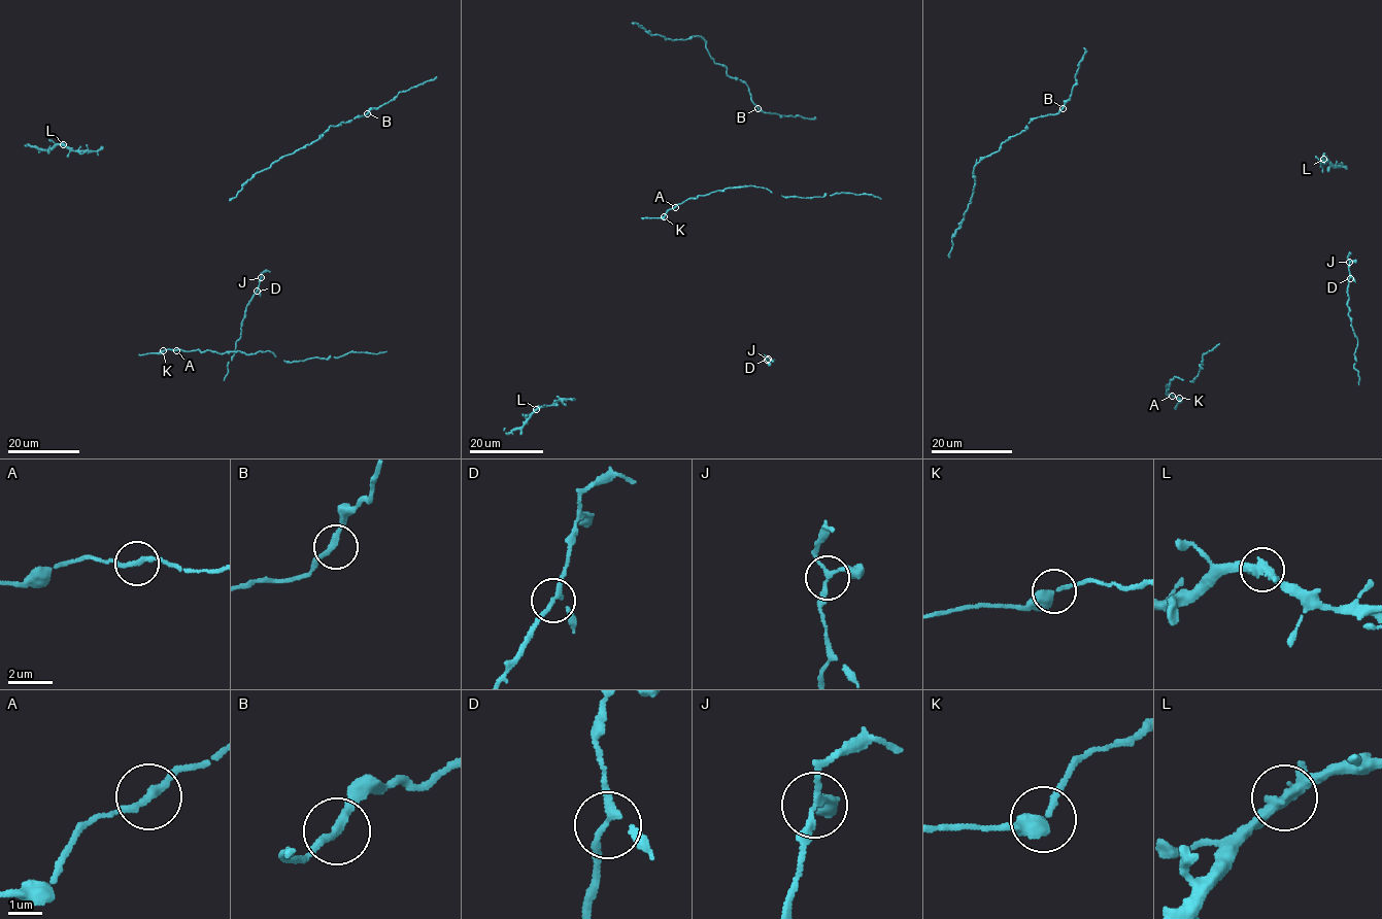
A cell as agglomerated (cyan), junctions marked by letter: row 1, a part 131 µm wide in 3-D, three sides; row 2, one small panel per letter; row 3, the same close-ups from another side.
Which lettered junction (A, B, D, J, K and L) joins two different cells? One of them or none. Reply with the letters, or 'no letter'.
no letter

